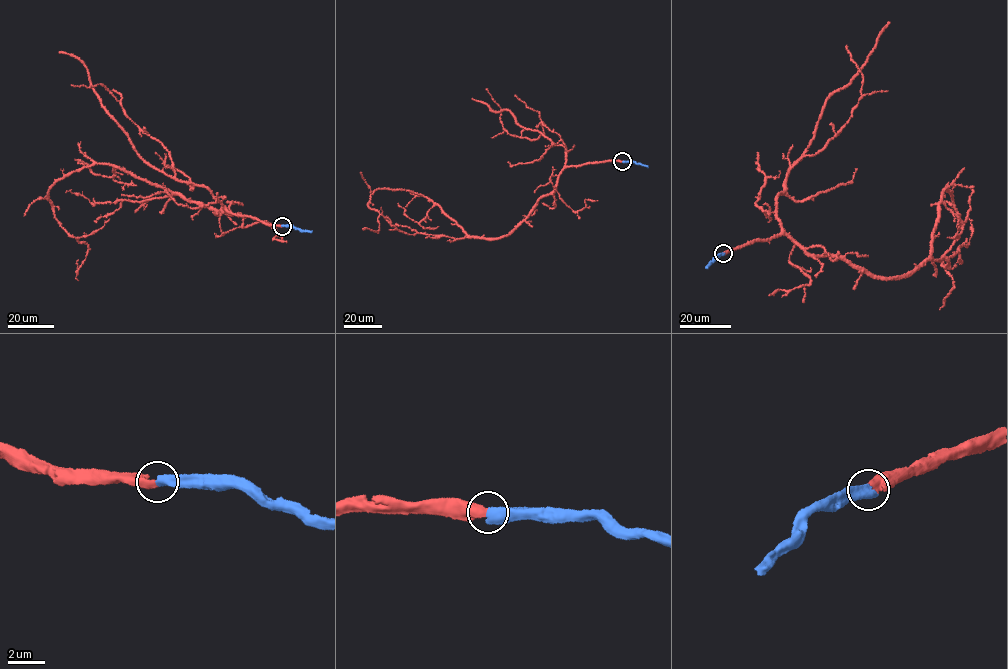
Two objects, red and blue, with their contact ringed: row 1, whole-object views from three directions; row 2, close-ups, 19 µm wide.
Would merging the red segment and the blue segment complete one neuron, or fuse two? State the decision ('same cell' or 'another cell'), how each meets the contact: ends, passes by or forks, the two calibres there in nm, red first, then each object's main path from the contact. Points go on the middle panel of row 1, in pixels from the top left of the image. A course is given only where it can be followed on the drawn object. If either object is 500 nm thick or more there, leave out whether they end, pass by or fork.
same cell; calibres 440 and 600 nm; course red (623, 161), (568, 166), (498, 238), (466, 235), (432, 201), (401, 189), (372, 193), (379, 227), (364, 229); course blue (623, 161), (647, 167)

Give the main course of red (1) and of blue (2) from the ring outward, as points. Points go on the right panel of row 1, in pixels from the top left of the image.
1: (723, 254), (782, 234), (901, 276), (931, 255), (947, 188), (960, 224), (939, 310)
2: (723, 254), (715, 257), (707, 267)

